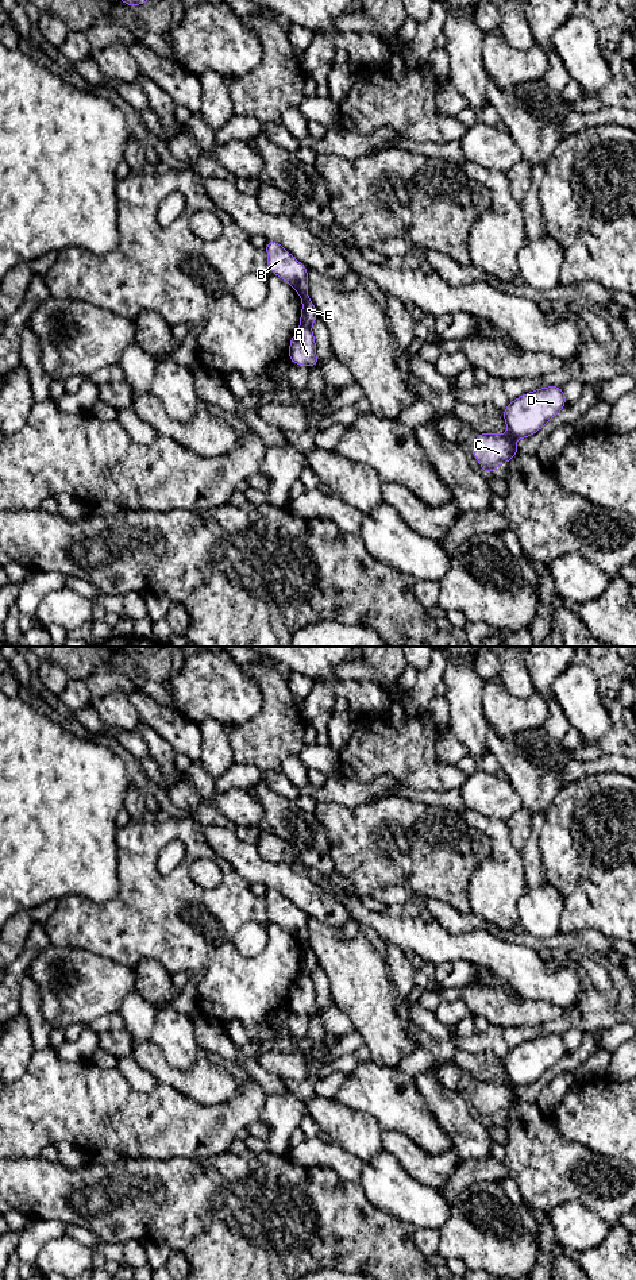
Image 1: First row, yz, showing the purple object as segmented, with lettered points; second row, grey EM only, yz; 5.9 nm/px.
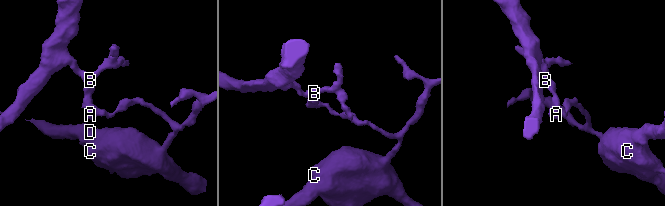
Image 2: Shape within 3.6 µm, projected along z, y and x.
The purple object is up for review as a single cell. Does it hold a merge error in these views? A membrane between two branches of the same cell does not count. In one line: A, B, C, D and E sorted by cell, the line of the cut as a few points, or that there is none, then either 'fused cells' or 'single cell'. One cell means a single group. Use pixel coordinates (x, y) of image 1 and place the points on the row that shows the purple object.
A C D / B E; cut in yz along (300, 326), (309, 328); fused cells

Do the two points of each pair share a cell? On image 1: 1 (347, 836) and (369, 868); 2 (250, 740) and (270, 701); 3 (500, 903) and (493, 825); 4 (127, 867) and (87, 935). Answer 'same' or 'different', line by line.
1: same
2: same
3: same
4: same

